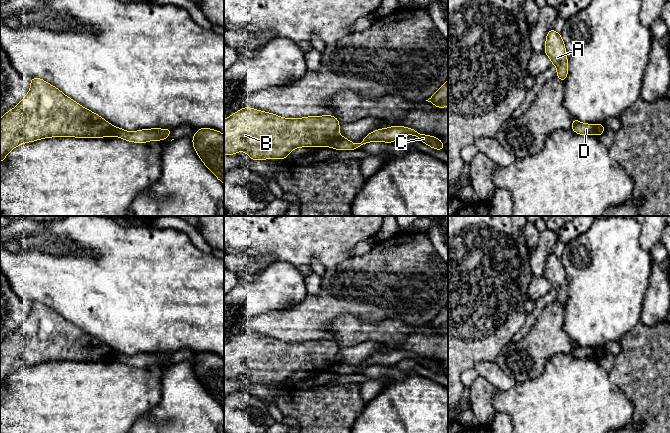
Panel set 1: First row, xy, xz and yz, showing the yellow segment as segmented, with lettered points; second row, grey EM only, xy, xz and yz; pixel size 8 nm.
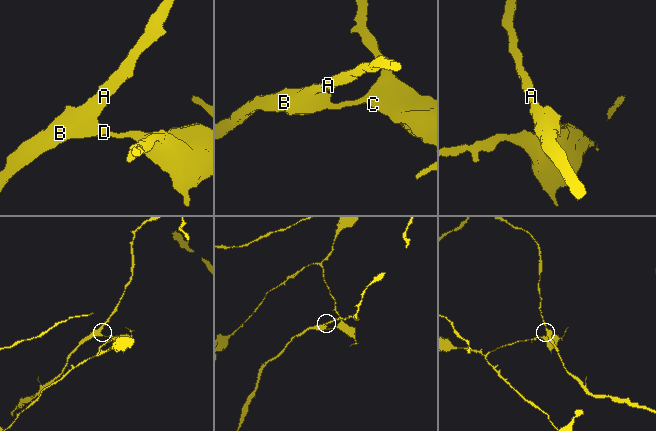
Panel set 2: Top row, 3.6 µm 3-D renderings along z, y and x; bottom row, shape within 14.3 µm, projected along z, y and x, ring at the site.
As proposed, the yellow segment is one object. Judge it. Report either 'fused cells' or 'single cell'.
fused cells

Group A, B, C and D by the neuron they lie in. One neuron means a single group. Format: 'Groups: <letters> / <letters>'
Groups: A B D / C

